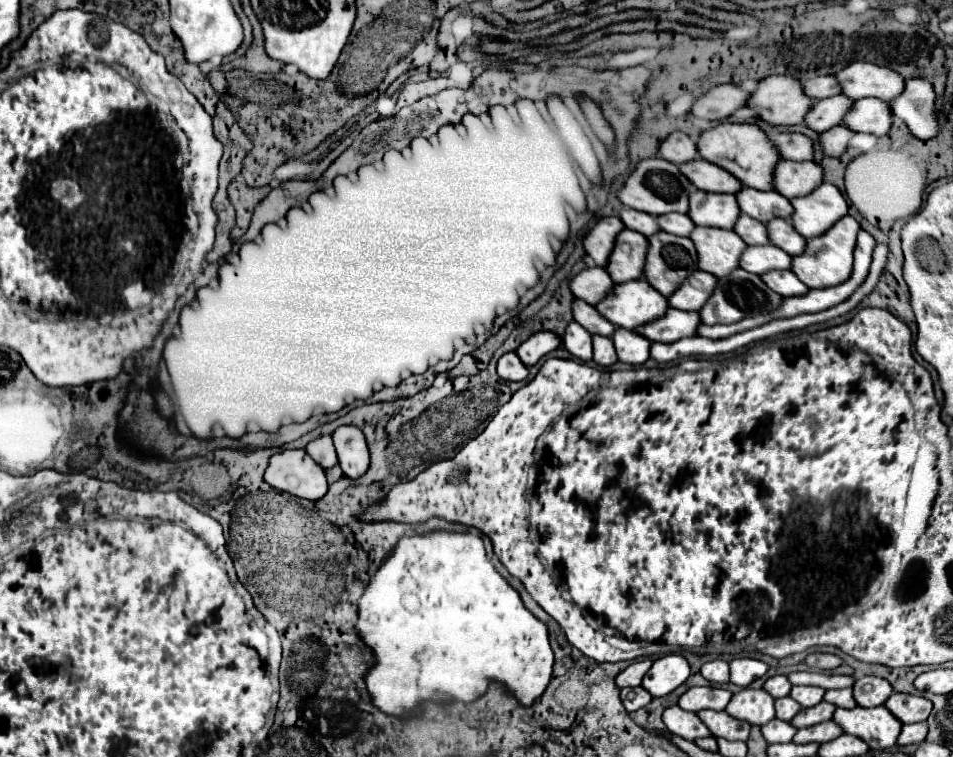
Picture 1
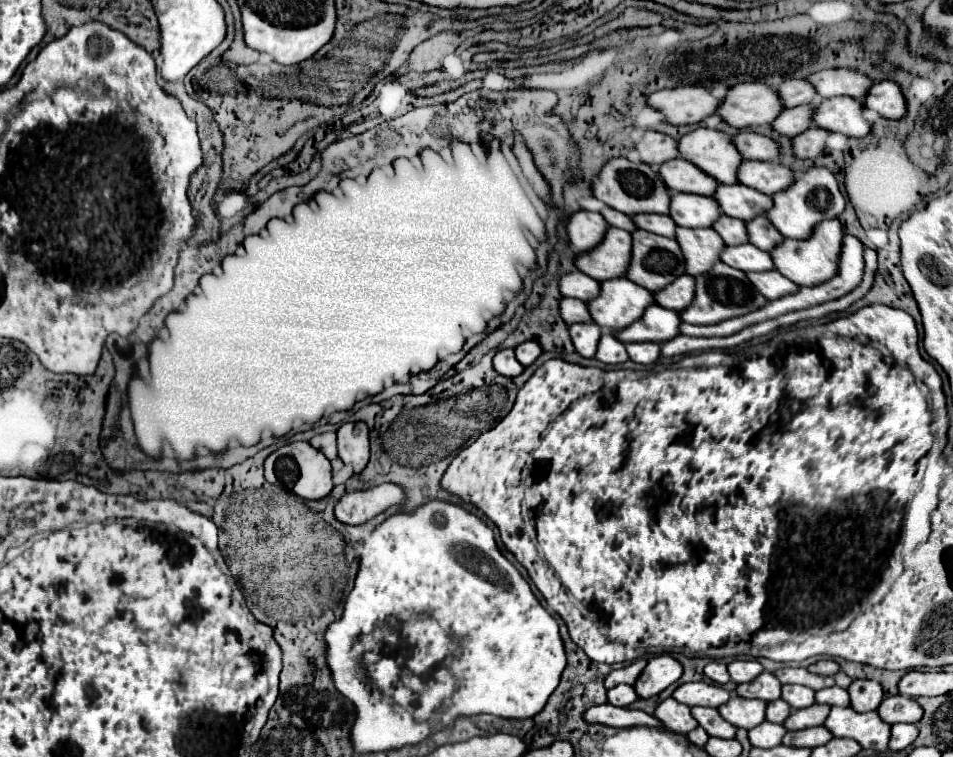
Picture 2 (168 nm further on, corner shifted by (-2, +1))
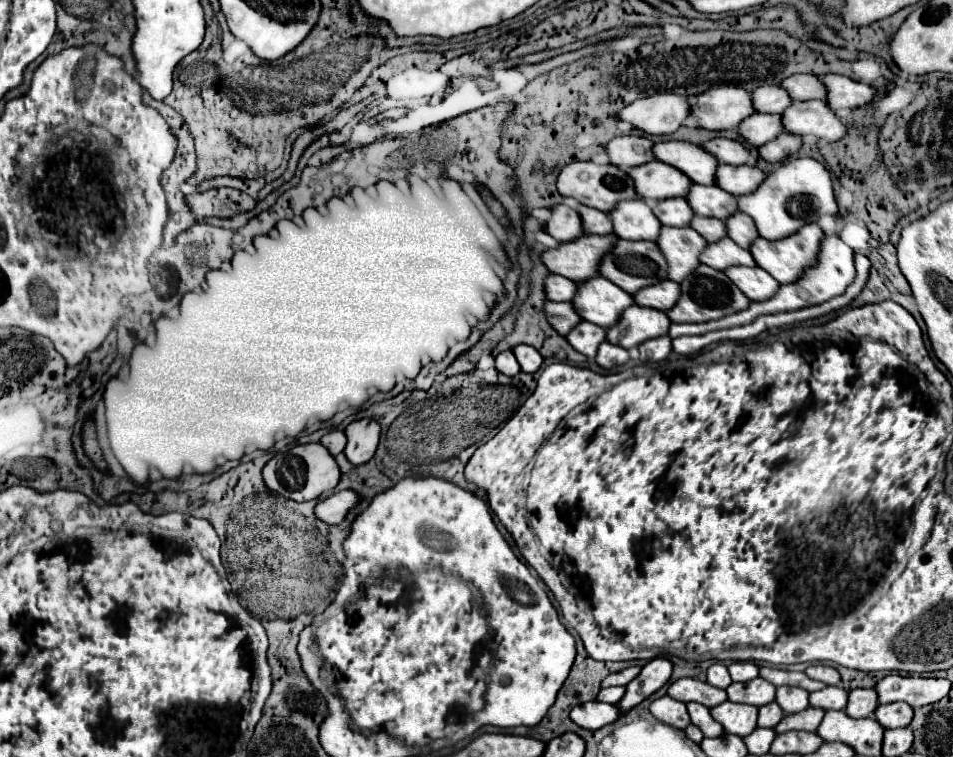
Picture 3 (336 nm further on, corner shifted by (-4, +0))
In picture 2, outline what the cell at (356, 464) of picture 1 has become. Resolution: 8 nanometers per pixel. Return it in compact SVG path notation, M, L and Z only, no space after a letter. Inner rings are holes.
M347 422L337 430L339 458L359 474L369 462L369 430L365 422Z

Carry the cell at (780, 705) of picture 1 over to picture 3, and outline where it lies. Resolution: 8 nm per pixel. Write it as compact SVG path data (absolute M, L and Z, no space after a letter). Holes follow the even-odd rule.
M773 701L773 703L767 703L767 705L759 707L757 727L769 727L769 729L773 729L781 719L783 719L783 711L781 711L781 707Z

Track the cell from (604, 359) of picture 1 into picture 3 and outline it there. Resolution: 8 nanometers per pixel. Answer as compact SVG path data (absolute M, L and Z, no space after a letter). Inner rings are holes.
M603 341L599 345L599 351L597 351L597 357L595 357L597 365L603 367L603 369L613 369L613 367L619 367L619 365L625 365L629 361L629 353L627 349L619 347L619 345L611 345L607 341Z

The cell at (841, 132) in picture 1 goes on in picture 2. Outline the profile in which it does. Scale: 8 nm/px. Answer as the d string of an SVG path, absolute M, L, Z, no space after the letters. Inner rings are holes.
M813 126L809 130L805 130L803 134L793 138L793 148L795 148L795 156L797 158L809 158L815 160L823 150L825 150L825 140L831 132L821 130L819 126Z

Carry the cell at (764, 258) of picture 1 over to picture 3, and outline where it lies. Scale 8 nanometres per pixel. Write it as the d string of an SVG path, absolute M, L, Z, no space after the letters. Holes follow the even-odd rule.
M721 239L719 243L707 245L703 255L699 255L699 261L719 271L725 267L733 267L733 265L755 267L751 253L747 249L741 249L737 243L731 243L731 239Z

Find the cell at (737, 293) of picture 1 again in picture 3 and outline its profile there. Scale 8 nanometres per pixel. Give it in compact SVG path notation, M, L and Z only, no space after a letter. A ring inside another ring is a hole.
M699 265L687 279L681 281L681 297L675 307L667 311L667 317L671 319L671 323L703 323L743 311L749 303L751 301L725 277L723 271Z

